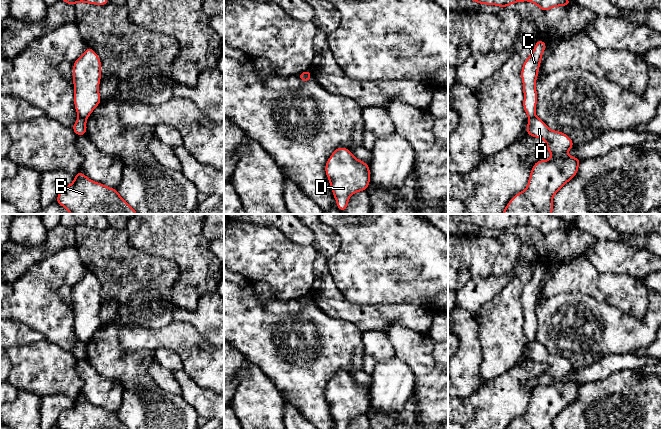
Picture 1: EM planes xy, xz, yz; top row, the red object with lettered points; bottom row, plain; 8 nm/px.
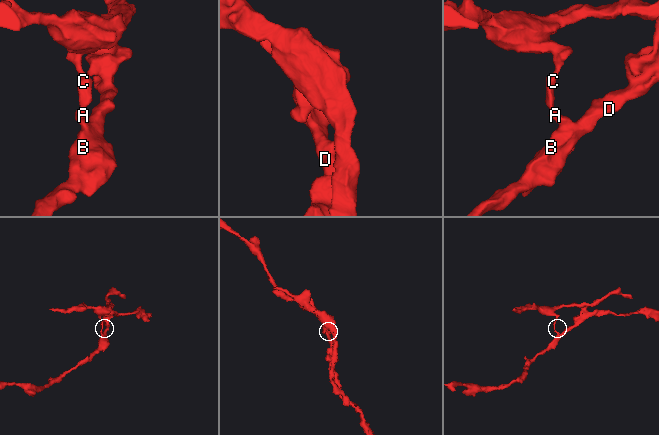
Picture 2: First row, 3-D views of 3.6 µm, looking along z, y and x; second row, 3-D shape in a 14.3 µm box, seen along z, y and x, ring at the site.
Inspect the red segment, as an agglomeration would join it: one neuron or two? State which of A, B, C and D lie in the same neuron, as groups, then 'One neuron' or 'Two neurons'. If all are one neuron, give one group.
Groups: A B D / C. Two neurons

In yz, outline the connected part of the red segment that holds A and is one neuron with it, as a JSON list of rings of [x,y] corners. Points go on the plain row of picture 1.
[[[536,339],[529,342],[526,358],[544,363],[552,382],[533,389],[526,413],[514,419],[508,429],[553,429],[553,420],[576,400],[581,384],[565,379],[574,370],[570,361],[550,354]]]

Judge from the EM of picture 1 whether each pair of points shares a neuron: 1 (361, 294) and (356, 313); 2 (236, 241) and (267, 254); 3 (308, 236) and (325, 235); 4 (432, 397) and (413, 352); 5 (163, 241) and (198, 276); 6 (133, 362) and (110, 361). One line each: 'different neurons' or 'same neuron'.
1: different neurons
2: same neuron
3: different neurons
4: same neuron
5: same neuron
6: same neuron

